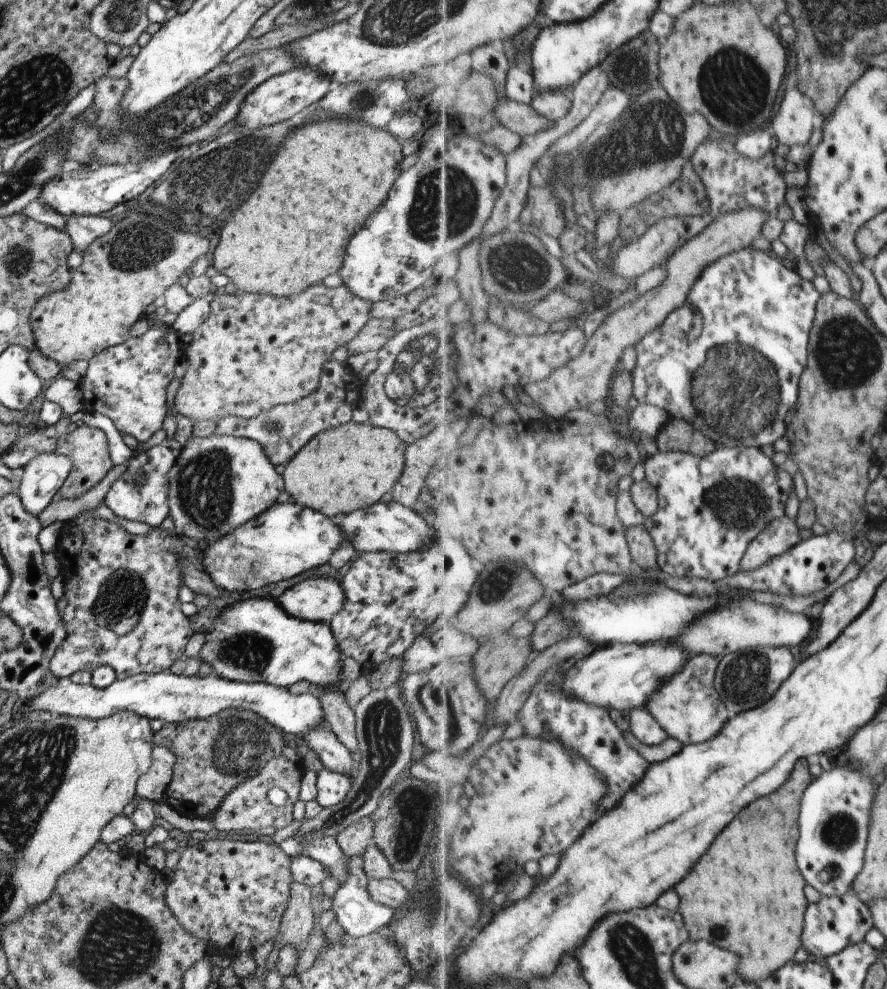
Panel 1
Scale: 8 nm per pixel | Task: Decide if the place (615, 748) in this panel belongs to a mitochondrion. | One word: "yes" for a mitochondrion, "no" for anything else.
no

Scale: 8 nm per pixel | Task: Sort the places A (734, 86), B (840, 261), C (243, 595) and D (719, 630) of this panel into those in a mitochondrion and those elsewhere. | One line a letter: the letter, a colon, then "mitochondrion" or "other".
A: mitochondrion
B: other
C: other
D: other

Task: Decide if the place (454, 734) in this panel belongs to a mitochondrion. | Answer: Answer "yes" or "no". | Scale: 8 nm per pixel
yes

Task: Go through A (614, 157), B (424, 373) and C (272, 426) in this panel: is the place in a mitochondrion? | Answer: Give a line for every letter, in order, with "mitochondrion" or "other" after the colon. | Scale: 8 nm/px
A: mitochondrion
B: mitochondrion
C: mitochondrion

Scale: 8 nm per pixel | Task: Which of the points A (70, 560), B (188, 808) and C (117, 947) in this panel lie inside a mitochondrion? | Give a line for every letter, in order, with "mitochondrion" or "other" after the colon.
A: other
B: other
C: mitochondrion

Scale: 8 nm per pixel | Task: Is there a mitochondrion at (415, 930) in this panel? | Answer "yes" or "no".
yes

